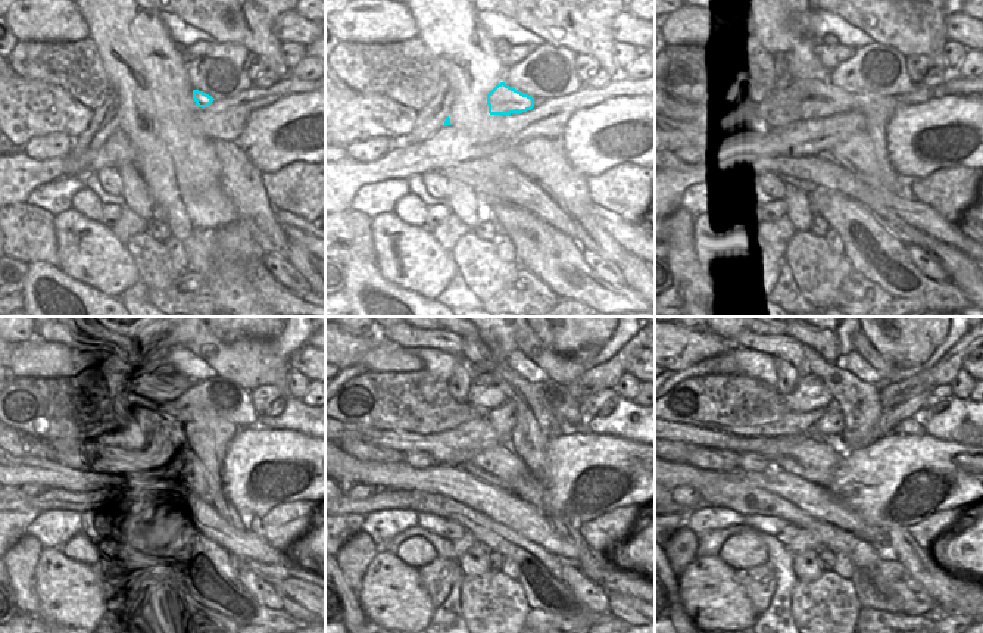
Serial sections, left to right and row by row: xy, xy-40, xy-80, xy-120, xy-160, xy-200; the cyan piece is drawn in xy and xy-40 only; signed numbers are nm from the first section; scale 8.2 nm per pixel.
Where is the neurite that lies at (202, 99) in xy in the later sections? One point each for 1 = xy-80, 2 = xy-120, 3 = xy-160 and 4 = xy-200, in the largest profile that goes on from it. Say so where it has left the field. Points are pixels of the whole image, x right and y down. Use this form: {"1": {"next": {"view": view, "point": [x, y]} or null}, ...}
{"1": {"next": {"view": "xy-80", "point": [807, 99]}}, "2": {"next": {"view": "xy-120", "point": [147, 427]}}, "3": {"next": {"view": "xy-160", "point": [477, 435]}}, "4": {"next": {"view": "xy-200", "point": [813, 433]}}}

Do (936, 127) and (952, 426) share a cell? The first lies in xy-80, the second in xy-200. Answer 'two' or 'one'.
two

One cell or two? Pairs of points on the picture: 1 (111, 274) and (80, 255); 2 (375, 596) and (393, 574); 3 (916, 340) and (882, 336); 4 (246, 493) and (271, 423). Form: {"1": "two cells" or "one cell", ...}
{"1": "one cell", "2": "one cell", "3": "one cell", "4": "two cells"}

